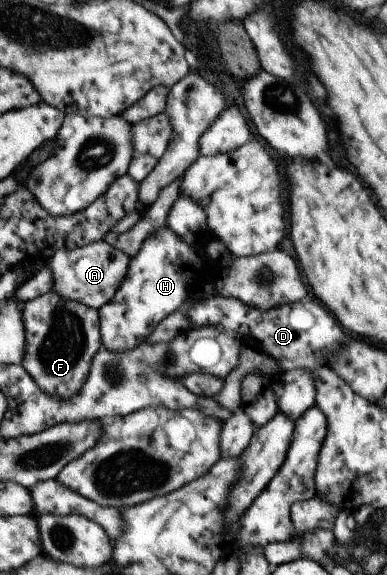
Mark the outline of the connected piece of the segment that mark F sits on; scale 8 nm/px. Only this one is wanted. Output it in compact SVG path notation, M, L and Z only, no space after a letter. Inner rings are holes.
M50 291L23 303L20 313L25 337L20 365L30 374L40 391L48 391L46 395L54 393L52 397L58 397L60 401L70 399L86 381L92 357L101 347L98 310L62 299Z

